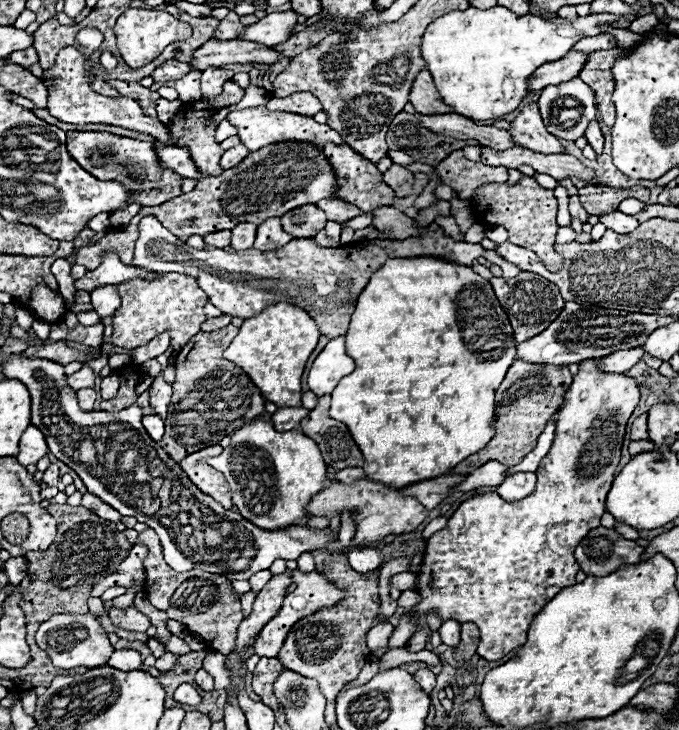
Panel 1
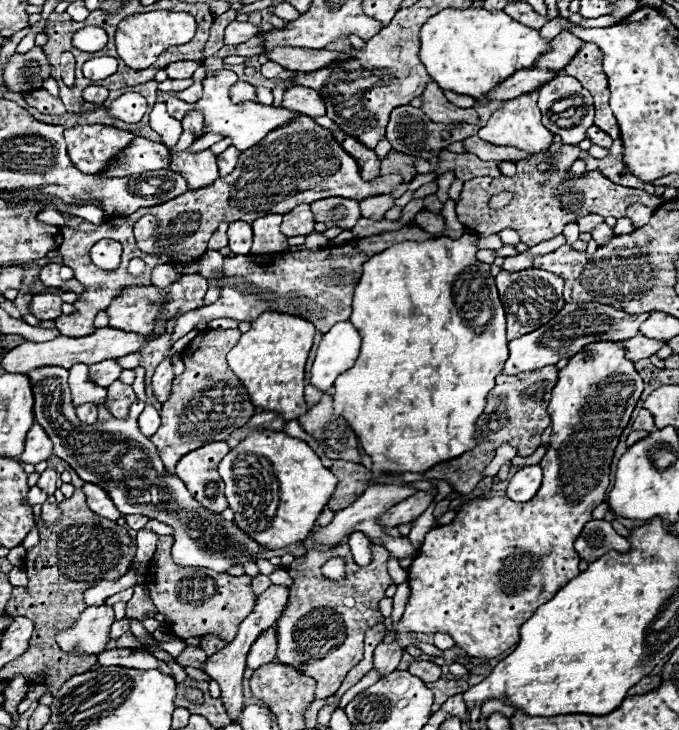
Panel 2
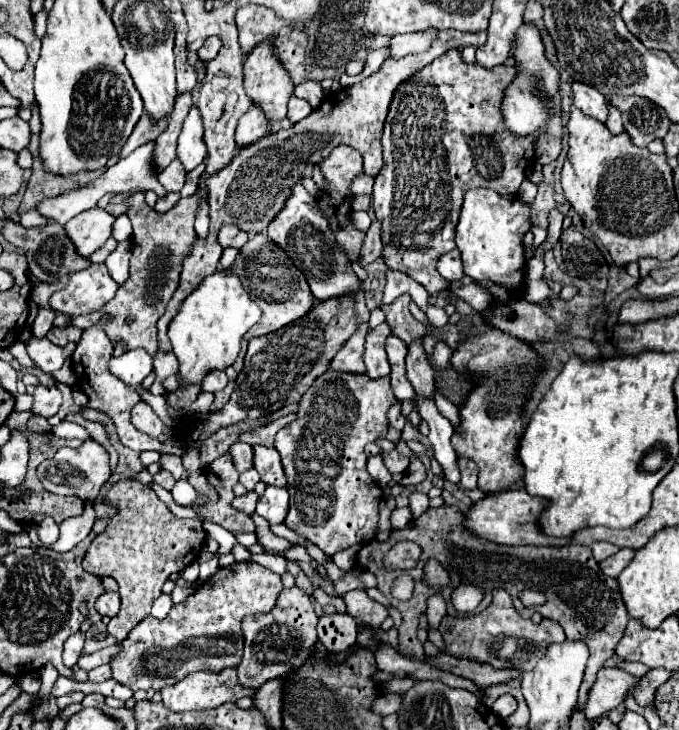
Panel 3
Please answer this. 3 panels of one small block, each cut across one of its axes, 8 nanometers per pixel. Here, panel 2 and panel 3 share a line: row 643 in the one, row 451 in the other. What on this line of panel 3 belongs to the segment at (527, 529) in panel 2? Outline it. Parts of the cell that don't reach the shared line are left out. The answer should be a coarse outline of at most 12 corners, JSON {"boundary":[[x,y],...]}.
{"boundary":[[490,328],[450,364],[472,390],[452,436],[478,488],[514,488],[544,356]]}

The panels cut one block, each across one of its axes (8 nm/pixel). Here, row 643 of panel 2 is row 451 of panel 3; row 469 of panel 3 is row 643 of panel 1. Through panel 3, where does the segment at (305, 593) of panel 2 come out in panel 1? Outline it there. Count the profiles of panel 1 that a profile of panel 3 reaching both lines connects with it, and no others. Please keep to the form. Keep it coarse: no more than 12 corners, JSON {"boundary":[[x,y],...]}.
{"boundary":[[332,550],[322,576],[344,598],[300,618],[278,660],[326,700],[370,658],[378,570]]}

